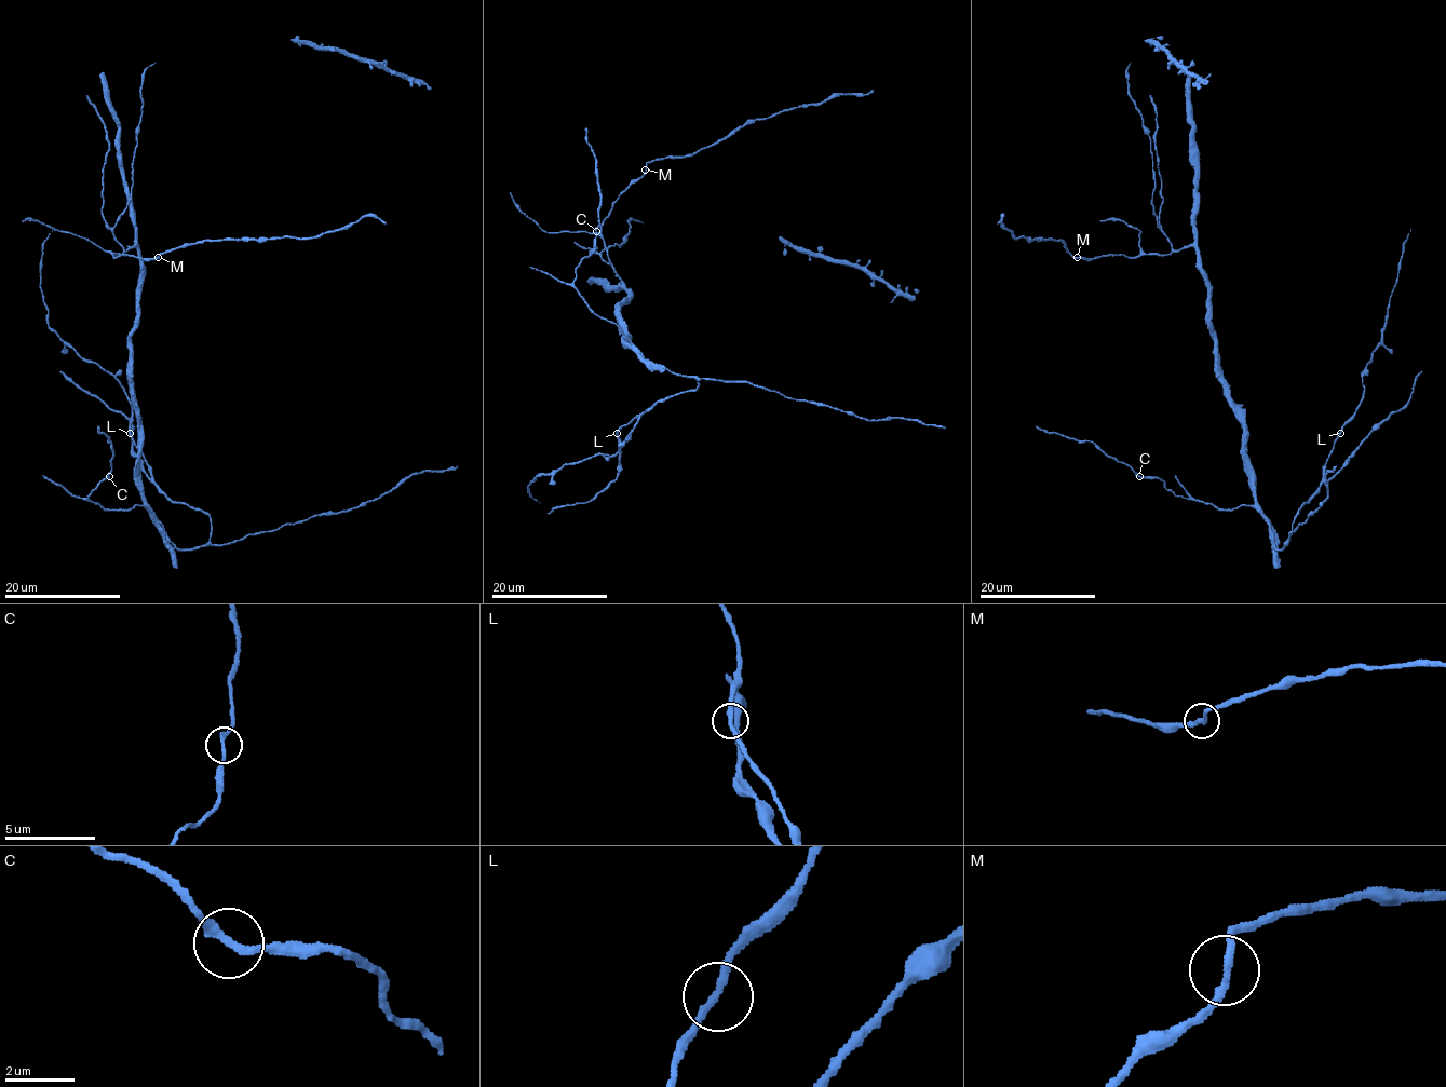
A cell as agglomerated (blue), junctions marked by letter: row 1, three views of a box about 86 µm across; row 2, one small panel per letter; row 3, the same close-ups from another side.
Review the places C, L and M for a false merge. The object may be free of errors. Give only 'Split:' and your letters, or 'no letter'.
Split: no letter

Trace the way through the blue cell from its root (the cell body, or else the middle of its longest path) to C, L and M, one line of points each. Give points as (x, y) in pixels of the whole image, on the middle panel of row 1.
C: (618, 307), (625, 341), (631, 347), (615, 324), (593, 312), (573, 283), (576, 268), (595, 247), (596, 231)
L: (618, 307), (626, 342), (646, 362), (663, 366), (673, 374), (692, 376), (698, 386), (657, 401), (617, 433)
M: (618, 307), (629, 290), (609, 260), (600, 227), (617, 198), (646, 168)

